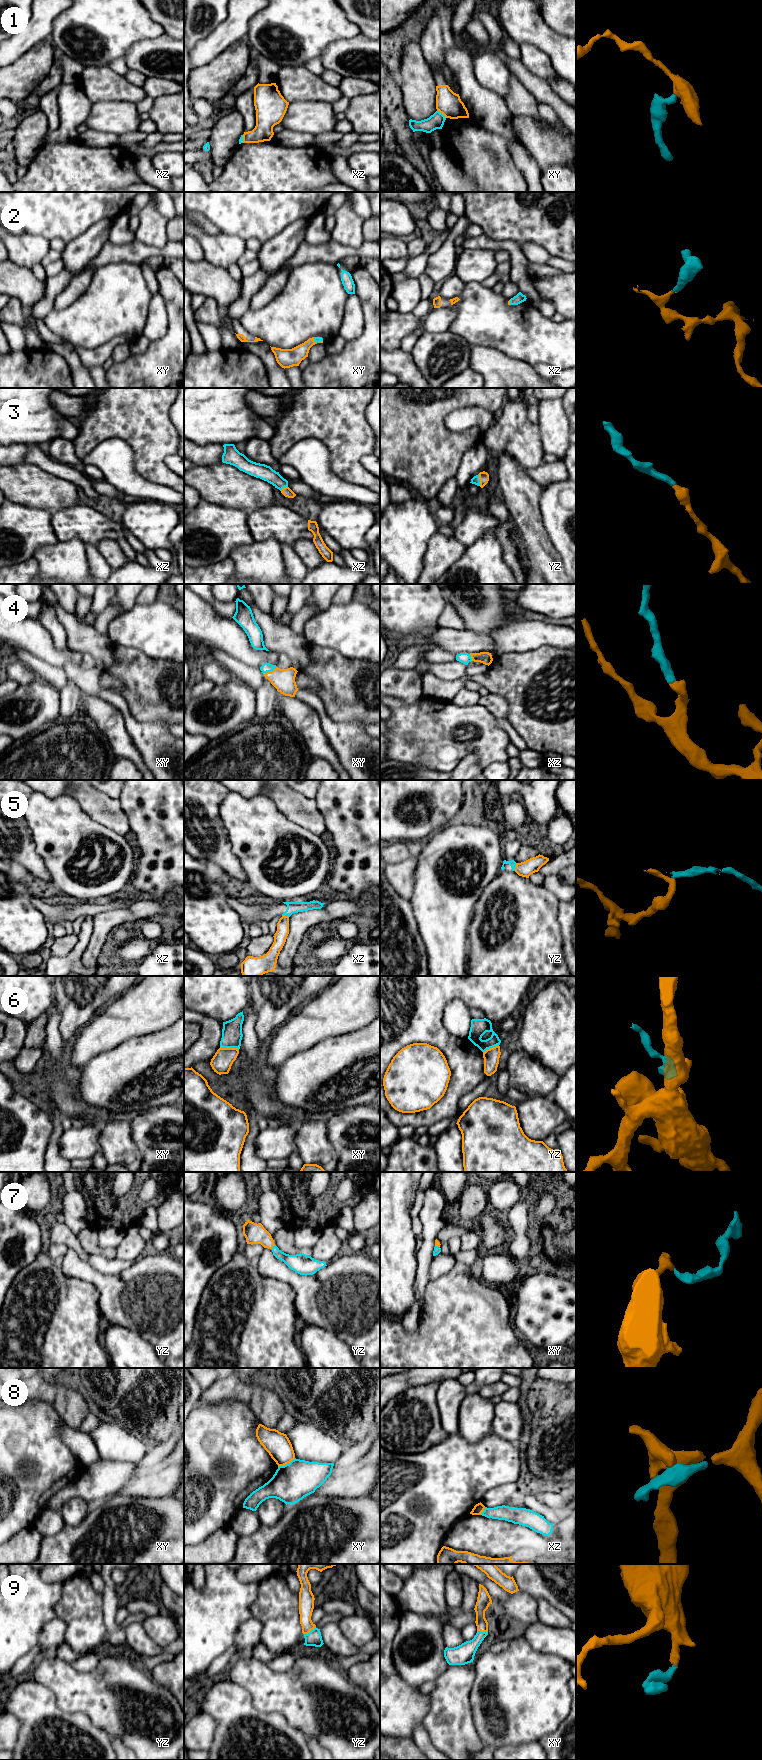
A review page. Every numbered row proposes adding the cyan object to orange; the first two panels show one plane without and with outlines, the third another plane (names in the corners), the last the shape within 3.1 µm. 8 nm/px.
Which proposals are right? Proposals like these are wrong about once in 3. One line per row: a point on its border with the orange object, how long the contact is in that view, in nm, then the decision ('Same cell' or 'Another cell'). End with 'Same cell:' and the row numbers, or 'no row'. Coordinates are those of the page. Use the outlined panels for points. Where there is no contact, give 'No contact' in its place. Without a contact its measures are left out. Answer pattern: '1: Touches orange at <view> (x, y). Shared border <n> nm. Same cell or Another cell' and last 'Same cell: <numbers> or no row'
1: Touches orange at xy (442, 113). Shared border 100 nm. Another cell
2: Touches orange at xy (313, 340). Shared border 60 nm. Same cell
3: Touches orange at yz (480, 480). Shared border 100 nm. Same cell
4: Touches orange at xy (269, 672). Shared border 130 nm. Same cell
5: Touches orange at yz (515, 867). Shared border 70 nm. Another cell
6: Touches orange at xy (229, 1048). Shared border 150 nm. Another cell
7: Touches orange at yz (273, 1245). Shared border 50 nm. Same cell
8: Touches orange at xy (286, 1463). Shared border 160 nm. Same cell
9: Touches orange at yz (309, 1631). Shared border 110 nm. Same cell
Same cell: 2, 3, 4, 7, 8, 9

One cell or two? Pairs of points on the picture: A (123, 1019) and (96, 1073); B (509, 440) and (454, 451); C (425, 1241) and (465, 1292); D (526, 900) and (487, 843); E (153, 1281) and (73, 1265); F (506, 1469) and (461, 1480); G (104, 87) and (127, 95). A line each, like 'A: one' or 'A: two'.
A: two
B: two
C: two
D: two
E: one
F: one
G: one

